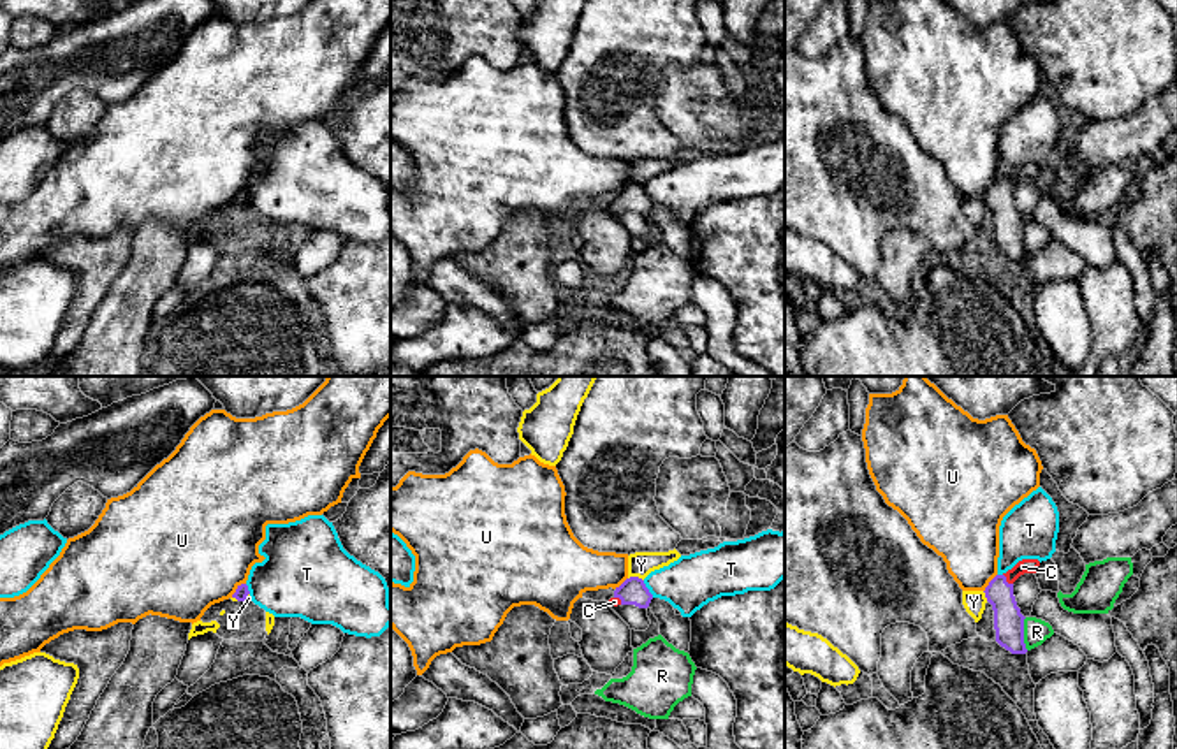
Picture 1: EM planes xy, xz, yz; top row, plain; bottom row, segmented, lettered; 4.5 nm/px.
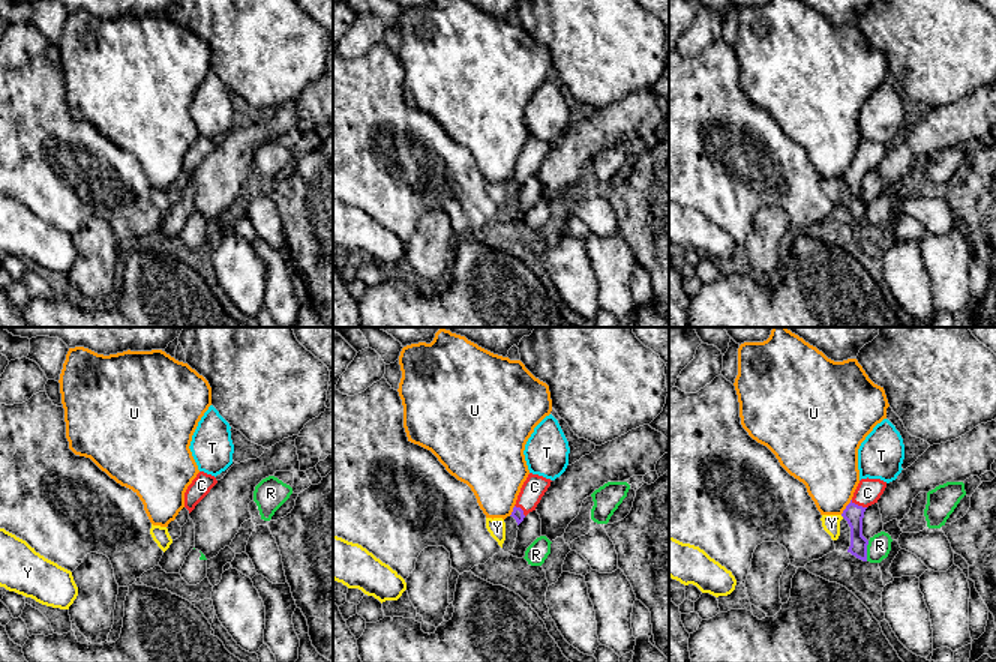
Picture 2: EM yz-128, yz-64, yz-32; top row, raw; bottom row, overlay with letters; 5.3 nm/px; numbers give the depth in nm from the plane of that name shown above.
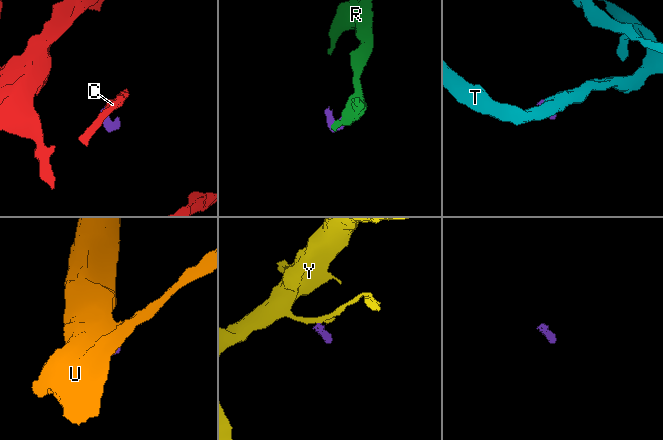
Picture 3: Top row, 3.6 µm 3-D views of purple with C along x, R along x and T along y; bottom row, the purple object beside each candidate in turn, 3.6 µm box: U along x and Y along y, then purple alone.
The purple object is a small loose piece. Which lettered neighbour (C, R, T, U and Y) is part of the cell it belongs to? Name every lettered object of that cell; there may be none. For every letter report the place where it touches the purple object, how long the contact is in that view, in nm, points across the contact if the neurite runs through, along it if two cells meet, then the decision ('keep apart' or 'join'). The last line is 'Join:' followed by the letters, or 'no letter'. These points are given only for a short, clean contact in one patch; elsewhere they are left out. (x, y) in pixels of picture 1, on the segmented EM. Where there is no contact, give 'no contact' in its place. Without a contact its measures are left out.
C: yz (1005, 581) | 70 nm | across yz (1008, 623), (1005, 581), (1023, 567) | join
R: yz (1023, 633) | 150 nm | along yz (1024, 618), (1024, 646), (1028, 649) | keep apart
T: xz (648, 589) | 90 nm | along xz (643, 581), (653, 596) | keep apart
U: xy (236, 589) | 100 nm | along xy (245, 582), (231, 596) | keep apart
Y: xz (636, 577) | 70 nm | along xz (628, 577), (643, 581) | keep apart
Join: C

